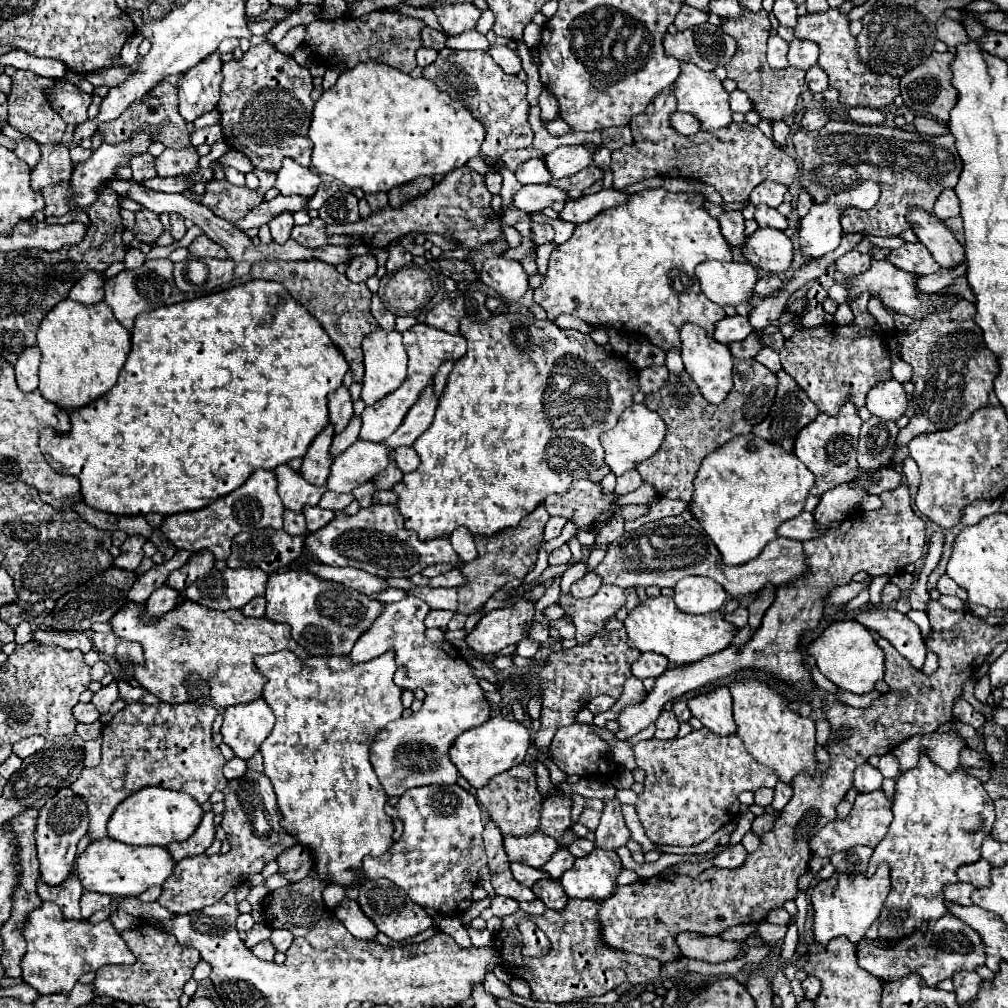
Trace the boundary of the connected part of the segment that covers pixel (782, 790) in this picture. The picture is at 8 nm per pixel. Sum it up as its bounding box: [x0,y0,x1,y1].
[773,783,793,811]

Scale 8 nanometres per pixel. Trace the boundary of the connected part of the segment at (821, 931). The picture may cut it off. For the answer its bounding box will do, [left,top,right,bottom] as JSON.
[811,863,891,945]

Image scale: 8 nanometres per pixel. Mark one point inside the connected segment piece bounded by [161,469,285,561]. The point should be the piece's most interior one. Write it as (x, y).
(255, 504)

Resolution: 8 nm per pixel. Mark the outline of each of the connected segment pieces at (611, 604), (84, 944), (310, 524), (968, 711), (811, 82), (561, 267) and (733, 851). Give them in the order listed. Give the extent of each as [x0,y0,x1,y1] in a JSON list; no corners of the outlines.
[[557,585,625,643],[21,901,135,995],[303,505,335,531],[953,699,985,731],[807,65,829,93],[535,187,733,351],[711,843,747,869]]

